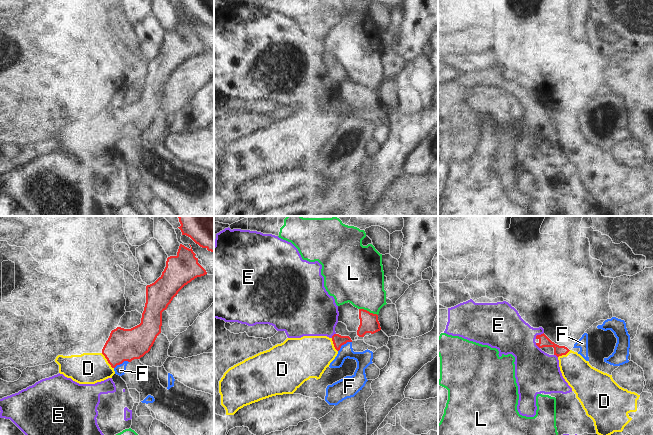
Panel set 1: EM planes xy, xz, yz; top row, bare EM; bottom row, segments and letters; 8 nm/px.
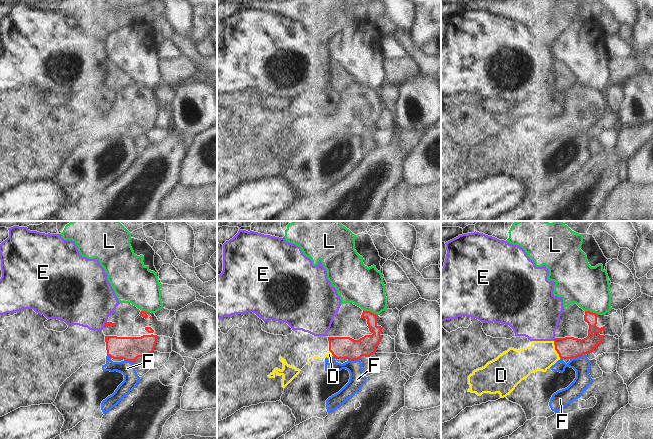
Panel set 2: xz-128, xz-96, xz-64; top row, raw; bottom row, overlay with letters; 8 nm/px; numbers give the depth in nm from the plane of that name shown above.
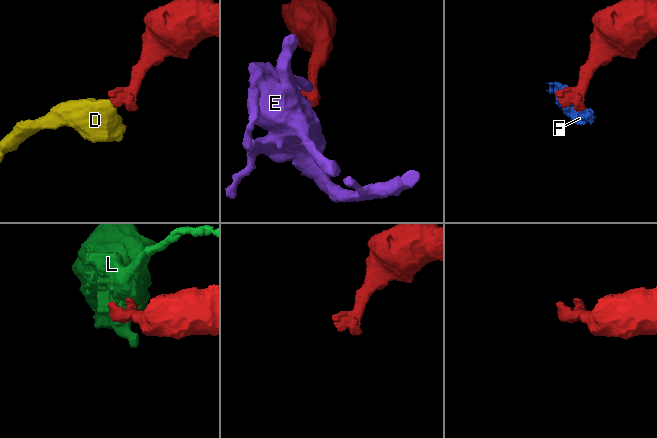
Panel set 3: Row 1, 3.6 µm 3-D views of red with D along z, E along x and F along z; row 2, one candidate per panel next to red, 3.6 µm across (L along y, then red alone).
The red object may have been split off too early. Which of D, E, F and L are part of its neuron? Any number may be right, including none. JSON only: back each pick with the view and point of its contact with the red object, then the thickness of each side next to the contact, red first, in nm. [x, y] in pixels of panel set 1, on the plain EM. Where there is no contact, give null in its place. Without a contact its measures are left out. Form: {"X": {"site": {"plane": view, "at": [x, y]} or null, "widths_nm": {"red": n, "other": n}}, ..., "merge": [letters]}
{"D": {"site": {"plane": "xy", "at": [107, 136]}, "widths_nm": {"red": 260, "other": 260}}, "merge": ["D"]}

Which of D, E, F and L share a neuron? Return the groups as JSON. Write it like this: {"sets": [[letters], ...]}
{"sets": [["D"], ["E"], ["F"], ["L"]]}

